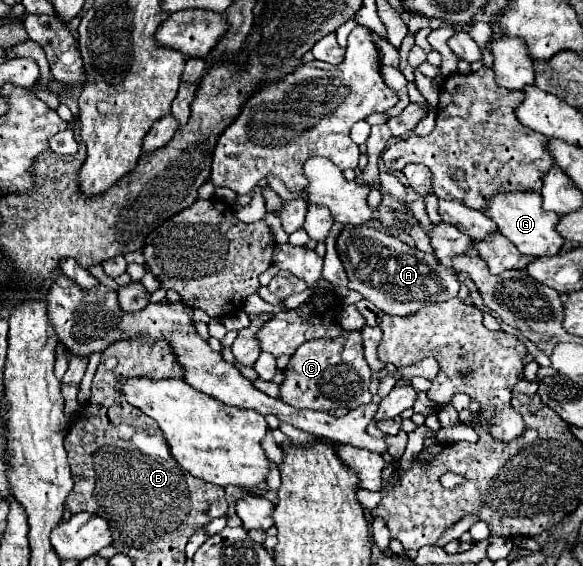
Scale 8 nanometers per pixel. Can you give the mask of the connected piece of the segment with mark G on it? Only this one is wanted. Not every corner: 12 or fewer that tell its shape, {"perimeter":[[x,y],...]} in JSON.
{"perimeter":[[498,192],[484,214],[522,254],[564,244],[540,192]]}

